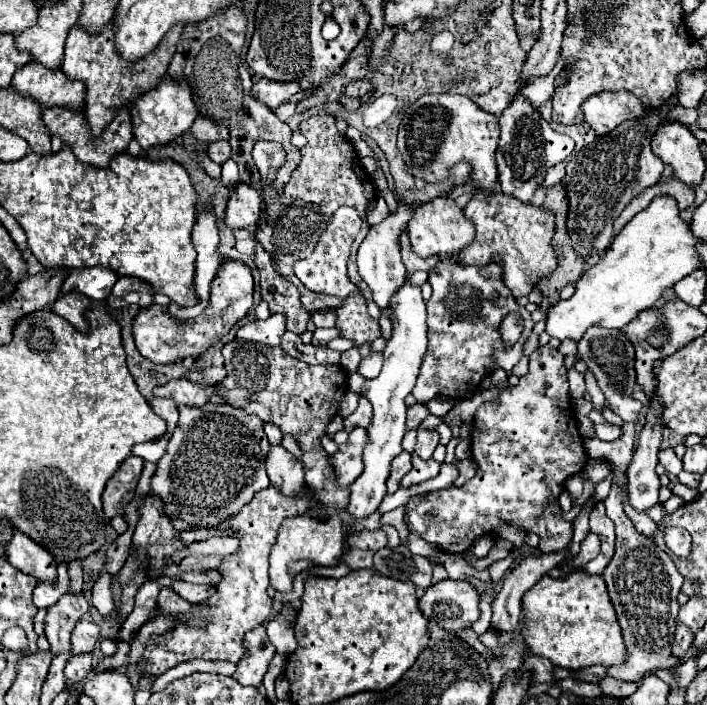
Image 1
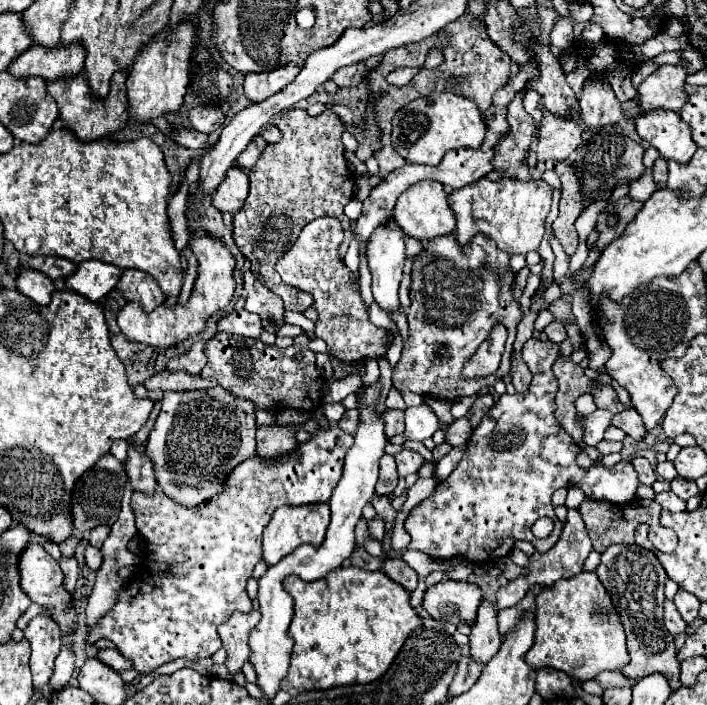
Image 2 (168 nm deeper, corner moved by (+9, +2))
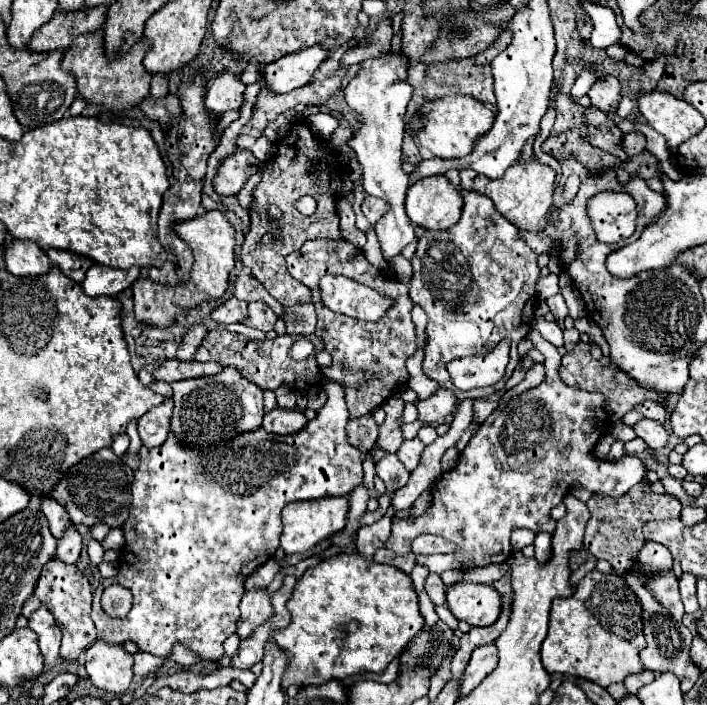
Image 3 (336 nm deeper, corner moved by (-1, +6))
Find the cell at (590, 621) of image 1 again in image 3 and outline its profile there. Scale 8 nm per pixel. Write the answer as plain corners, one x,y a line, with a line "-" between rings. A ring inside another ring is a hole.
598,570
588,572
578,584
570,598
556,598
550,612
548,636
542,644
542,664
550,674
566,674
592,680
600,686
610,686
622,682
628,674
642,672
638,652
646,646
642,634
642,608
636,600
636,594
626,586
626,582
616,574
604,574

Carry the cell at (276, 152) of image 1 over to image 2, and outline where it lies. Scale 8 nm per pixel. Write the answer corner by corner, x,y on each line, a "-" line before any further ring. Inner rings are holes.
288,110
280,116
276,126
282,132
282,140
268,144
258,162
248,170
250,194
240,212
234,214
234,242
244,258
250,260
252,274
268,290
280,294
284,308
304,312
312,306
312,296
292,286
284,286
274,264
288,252
312,218
332,216
342,224
348,220
344,216
344,206
354,196
354,178
342,156
344,128
332,110
324,110
320,116
308,116
304,110

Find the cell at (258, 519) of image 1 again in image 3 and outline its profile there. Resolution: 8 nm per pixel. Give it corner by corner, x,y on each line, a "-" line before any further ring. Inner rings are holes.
326,382
324,384
324,392
328,396
328,402
318,410
318,416
314,420
308,422
308,426
304,430
300,430
298,434
288,434
288,436
278,436
278,434
270,434
264,432
264,428
258,428
254,432
248,434
240,434
238,438
234,438
230,444
220,444
218,448
206,448
206,452
198,452
192,448
182,448
182,444
178,444
178,440
174,440
174,434
170,432
166,444
162,444
162,448
144,448
140,450
140,468
134,474
134,484
132,484
132,508
130,508
130,516
126,520
126,524
122,524
124,536
126,536
126,546
122,552
122,562
120,562
120,574
116,578
108,578
102,580
100,586
94,592
94,604
92,604
92,620
96,624
98,630
98,640
104,640
108,644
122,644
126,640
134,642
142,652
160,656
162,660
168,660
172,654
172,646
174,642
180,642
184,648
192,650
194,654
200,656
200,660
210,660
216,662
224,656
222,644
224,640
234,634
236,628
236,620
238,620
238,604
244,596
244,582
246,578
260,568
264,562
268,562
274,552
278,550
278,538
282,534
282,522
280,522
280,512
286,504
296,502
296,500
316,500
316,498
326,498
326,496
346,496
346,492
350,492
350,488
354,488
354,484
358,484
358,480
362,480
362,452
358,448
354,448
348,438
346,438
346,424
348,424
348,410
346,410
346,402
344,402
344,386
340,382
-
112,584
120,584
124,588
128,588
134,596
134,604
130,608
130,612
122,618
112,618
102,610
100,598
104,588
112,586

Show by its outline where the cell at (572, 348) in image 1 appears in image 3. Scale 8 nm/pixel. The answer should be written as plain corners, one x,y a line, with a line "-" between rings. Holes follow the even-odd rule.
556,294
556,296
548,298
546,302
548,302
548,306
550,306
550,312
552,312
554,318
556,318
556,324
558,324
560,328
564,328
564,318
568,316
568,306
566,306
562,294

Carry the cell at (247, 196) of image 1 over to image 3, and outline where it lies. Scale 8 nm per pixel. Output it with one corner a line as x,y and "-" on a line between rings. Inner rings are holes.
238,150
236,154
228,156
222,166
218,168
218,174
214,178
214,190
222,196
236,196
246,180
258,172
260,162
244,150

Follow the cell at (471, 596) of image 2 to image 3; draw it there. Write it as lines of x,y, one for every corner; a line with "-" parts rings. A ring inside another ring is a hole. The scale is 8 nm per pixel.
458,582
446,588
446,606
458,620
470,626
490,626
500,616
502,600
488,584

